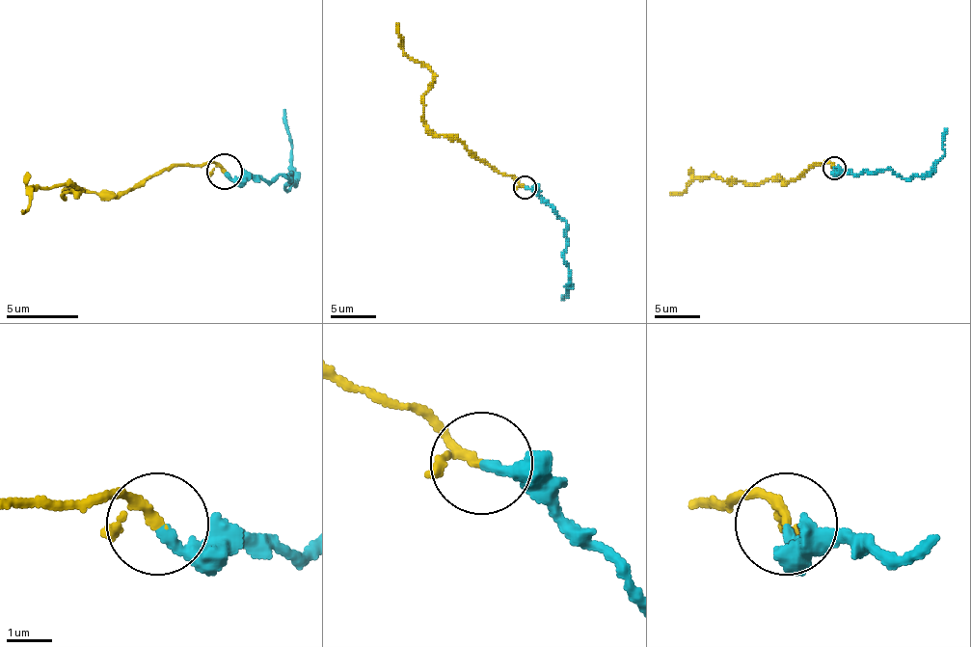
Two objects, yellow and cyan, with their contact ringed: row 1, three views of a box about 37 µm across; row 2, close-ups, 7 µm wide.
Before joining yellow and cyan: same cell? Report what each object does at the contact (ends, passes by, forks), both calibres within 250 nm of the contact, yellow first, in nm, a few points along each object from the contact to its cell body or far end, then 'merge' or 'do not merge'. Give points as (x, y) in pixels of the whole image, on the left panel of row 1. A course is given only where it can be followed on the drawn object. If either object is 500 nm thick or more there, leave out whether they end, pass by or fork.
yellow passes by | cyan ends | 170/280 nm | yellow via (225, 171), (172, 163), (124, 192), (82, 192), (71, 188), (64, 196), (78, 188), (32, 188), (21, 213) | cyan via (225, 171), (236, 177), (289, 177), (289, 175), (286, 188), (293, 185), (293, 148), (283, 110) | merge

